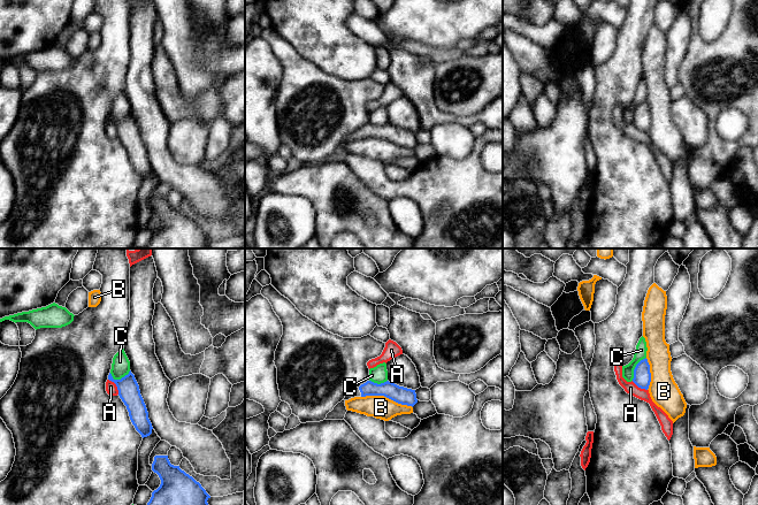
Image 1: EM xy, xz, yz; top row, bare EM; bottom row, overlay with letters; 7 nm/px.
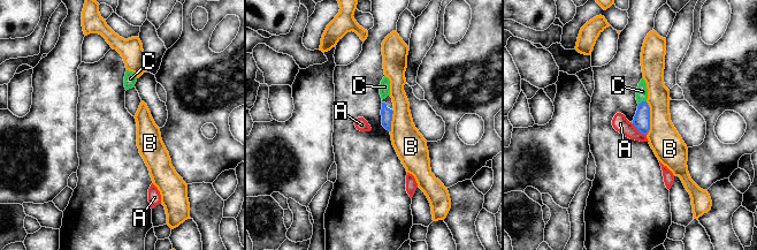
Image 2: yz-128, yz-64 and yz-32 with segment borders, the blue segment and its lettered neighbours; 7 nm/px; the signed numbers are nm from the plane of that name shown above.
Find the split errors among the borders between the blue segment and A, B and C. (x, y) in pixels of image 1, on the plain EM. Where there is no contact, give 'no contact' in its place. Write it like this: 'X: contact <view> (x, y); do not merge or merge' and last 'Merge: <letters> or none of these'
A: contact xy (116, 128); do not merge
B: contact xz (387, 139); do not merge
C: contact yz (635, 111); do not merge
Merge: none of these

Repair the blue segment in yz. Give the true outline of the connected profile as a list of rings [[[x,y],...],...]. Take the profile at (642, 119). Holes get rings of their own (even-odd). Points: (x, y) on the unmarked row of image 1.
[[[648,101],[641,102],[634,112],[633,124],[641,131],[649,131],[651,124],[650,107]]]

